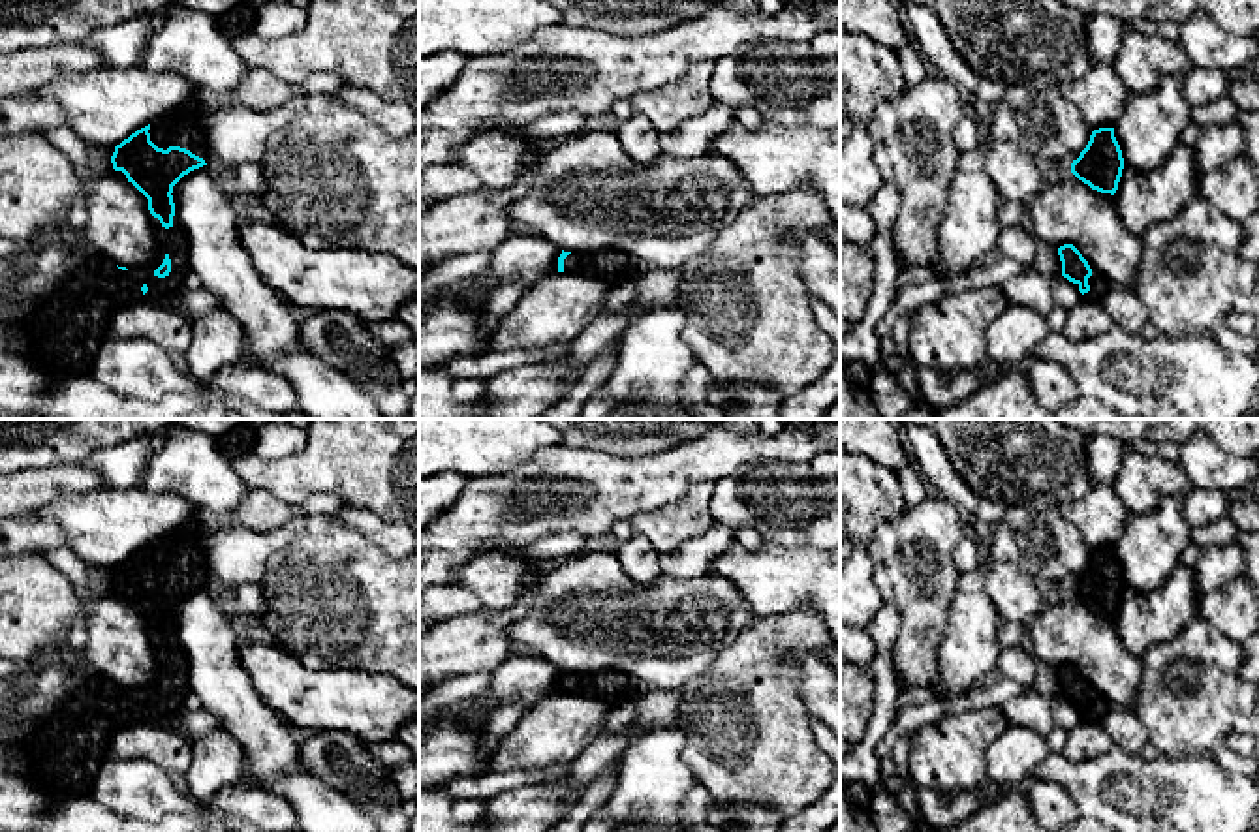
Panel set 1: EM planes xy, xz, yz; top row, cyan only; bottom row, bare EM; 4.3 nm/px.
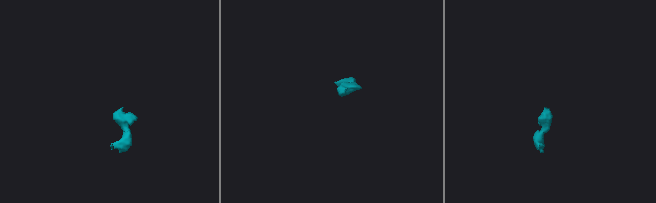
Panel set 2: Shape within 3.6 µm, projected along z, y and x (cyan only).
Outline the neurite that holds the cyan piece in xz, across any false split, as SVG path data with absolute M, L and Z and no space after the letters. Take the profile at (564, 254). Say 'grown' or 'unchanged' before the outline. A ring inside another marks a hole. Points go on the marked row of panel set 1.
grown; M616 250L564 252L558 257L558 272L571 272L599 280L616 287L646 272L641 259Z

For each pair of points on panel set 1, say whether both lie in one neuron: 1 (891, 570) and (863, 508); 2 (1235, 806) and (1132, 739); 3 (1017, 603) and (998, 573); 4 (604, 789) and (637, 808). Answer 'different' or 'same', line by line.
1: different
2: different
3: same
4: different

